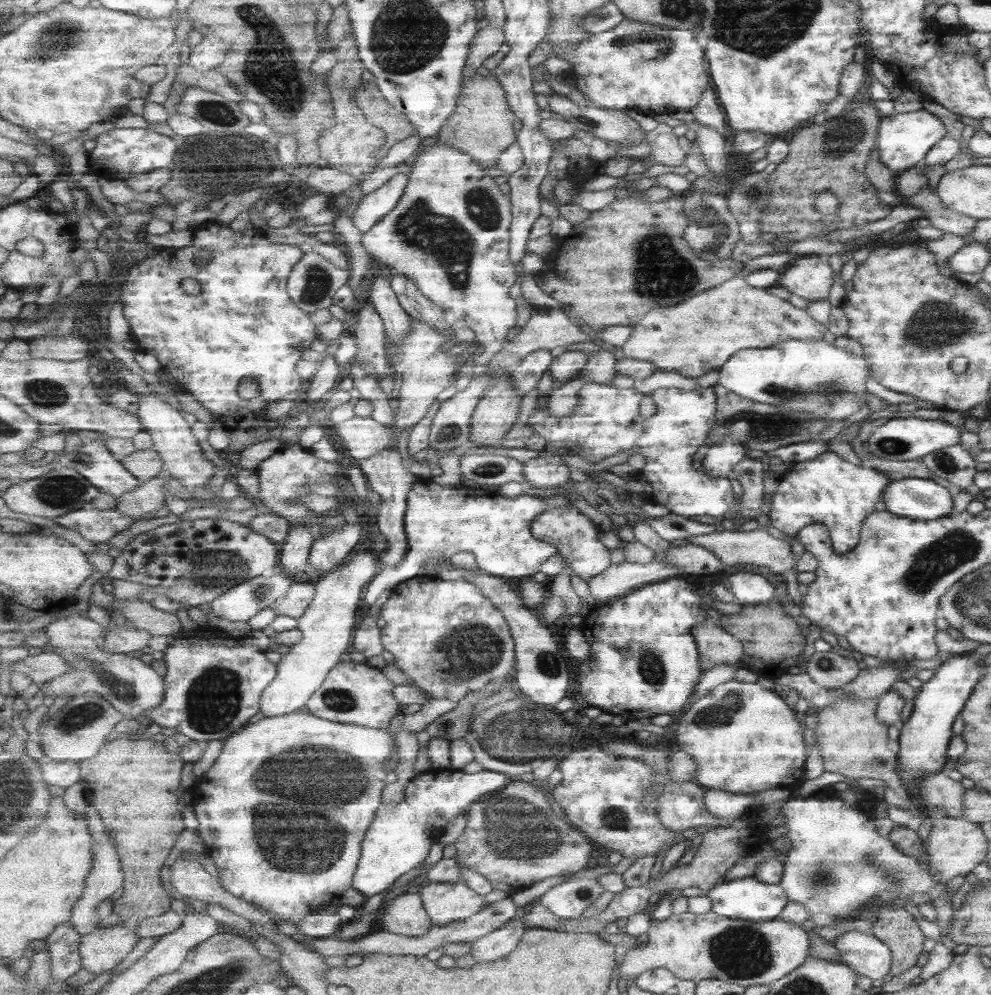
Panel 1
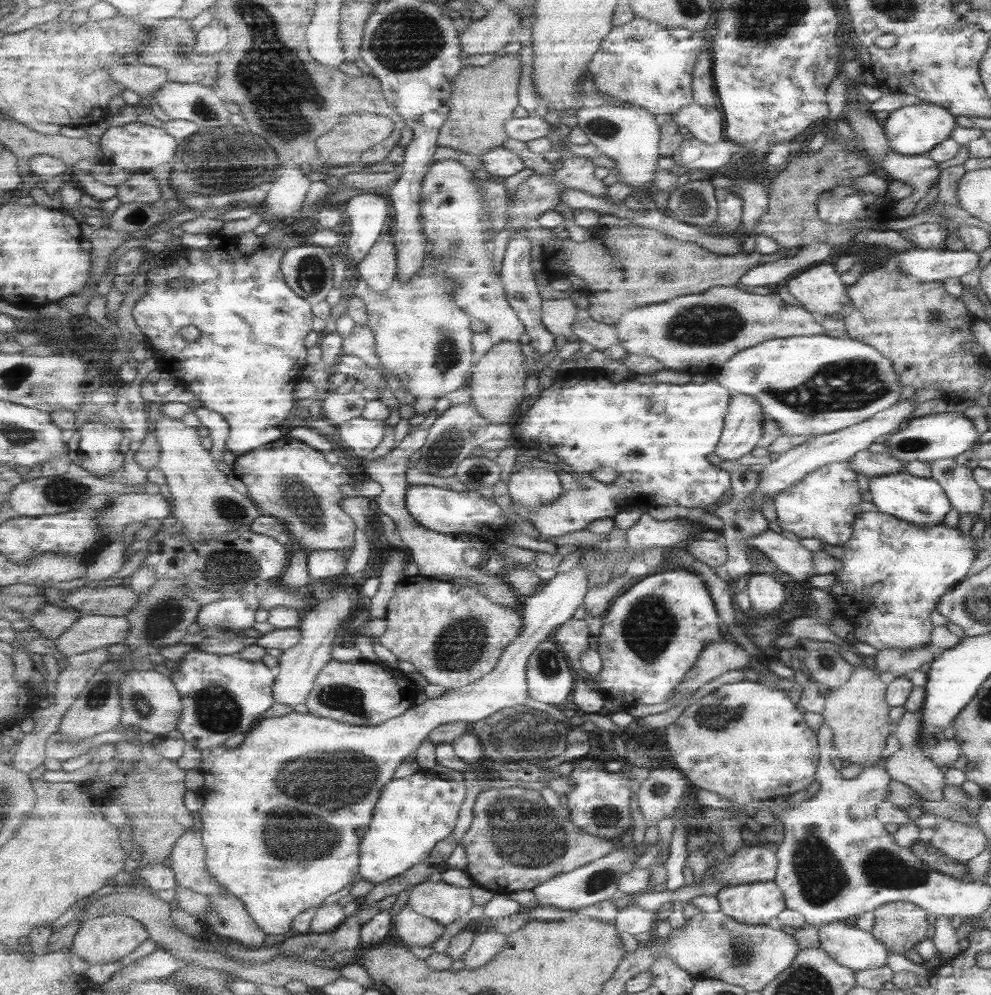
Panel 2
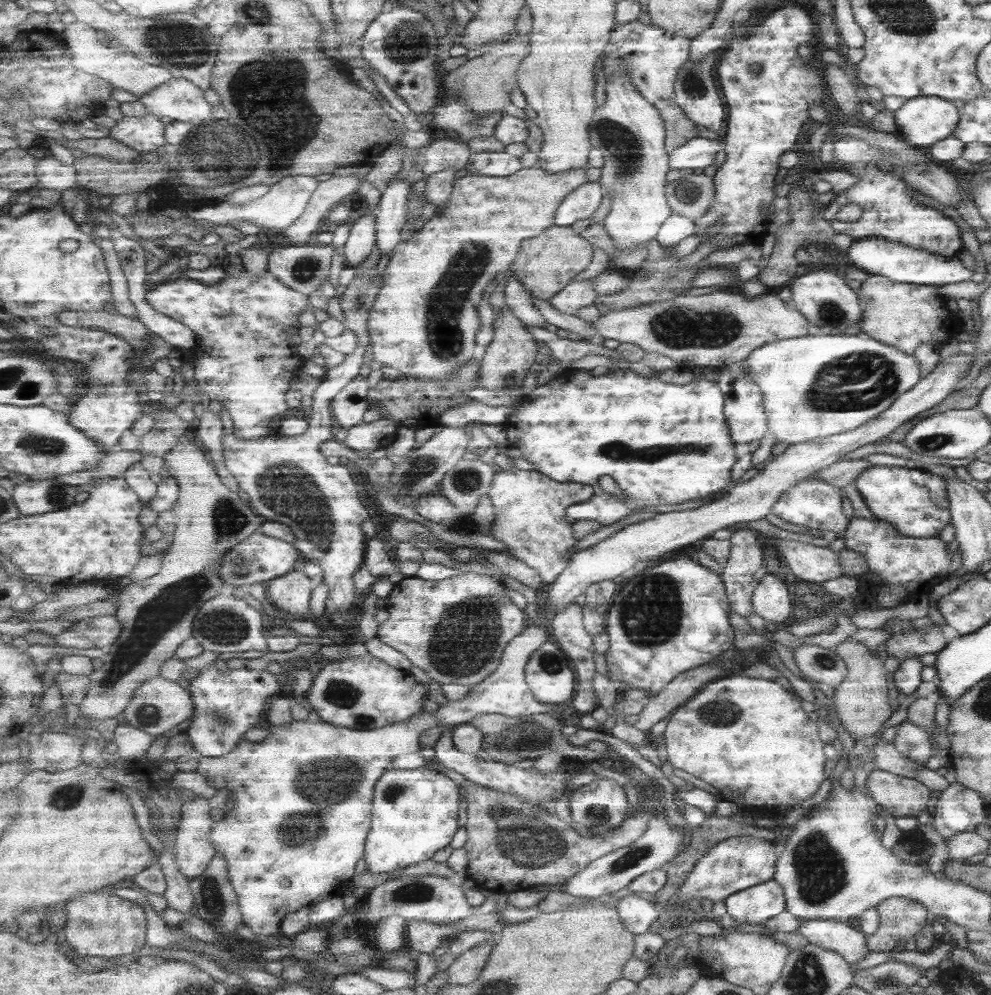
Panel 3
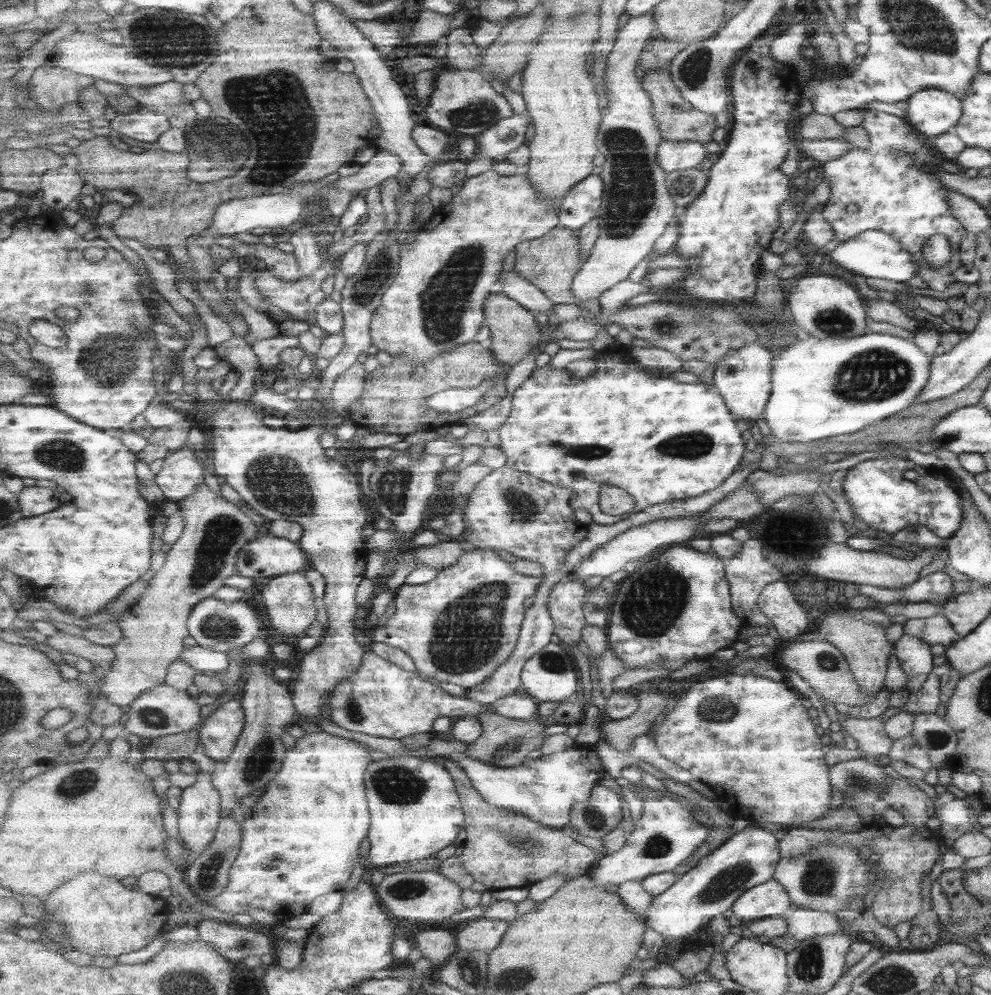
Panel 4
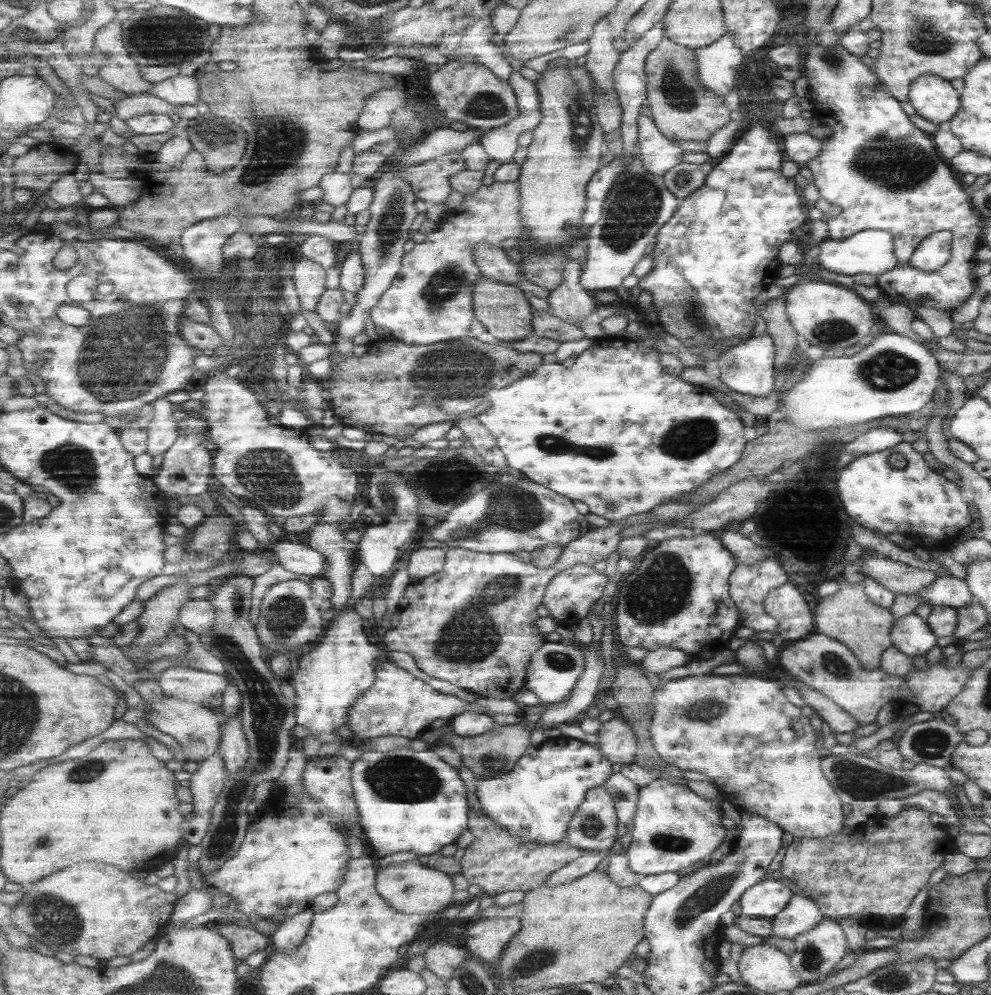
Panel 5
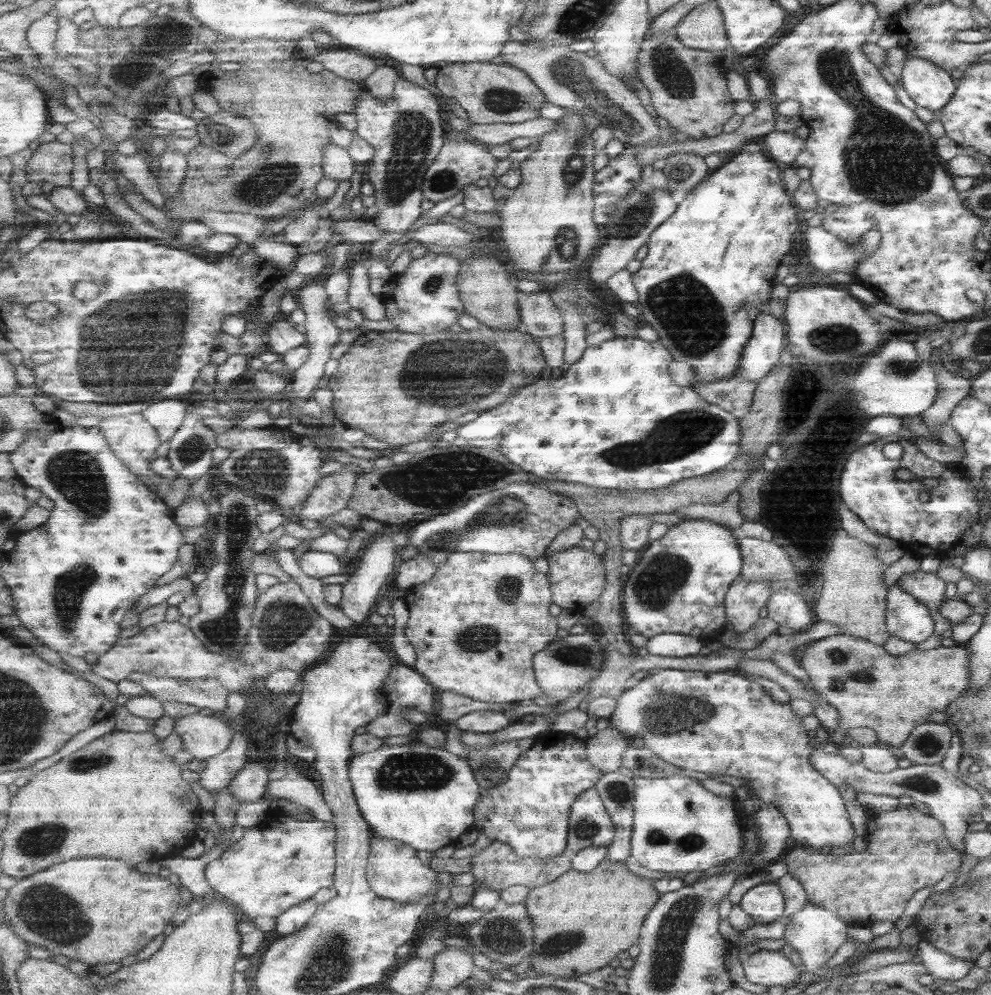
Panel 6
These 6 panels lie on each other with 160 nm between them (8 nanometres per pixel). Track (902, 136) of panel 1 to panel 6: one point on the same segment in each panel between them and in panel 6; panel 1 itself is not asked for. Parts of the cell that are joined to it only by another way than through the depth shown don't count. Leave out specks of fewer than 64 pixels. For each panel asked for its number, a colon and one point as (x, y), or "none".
2: (913, 130)
3: (920, 121)
4: (930, 112)
5: (933, 98)
6: (927, 86)

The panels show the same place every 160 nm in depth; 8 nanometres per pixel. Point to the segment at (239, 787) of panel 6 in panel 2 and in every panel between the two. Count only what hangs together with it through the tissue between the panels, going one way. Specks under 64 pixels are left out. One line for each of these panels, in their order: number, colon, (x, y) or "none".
2: (222, 695)
3: (227, 704)
4: (219, 735)
5: (235, 748)

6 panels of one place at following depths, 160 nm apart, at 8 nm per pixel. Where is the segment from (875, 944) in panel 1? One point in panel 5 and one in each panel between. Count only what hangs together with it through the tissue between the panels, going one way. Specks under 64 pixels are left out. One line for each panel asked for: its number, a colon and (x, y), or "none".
2: (855, 949)
3: (843, 938)
4: (804, 924)
5: (802, 914)

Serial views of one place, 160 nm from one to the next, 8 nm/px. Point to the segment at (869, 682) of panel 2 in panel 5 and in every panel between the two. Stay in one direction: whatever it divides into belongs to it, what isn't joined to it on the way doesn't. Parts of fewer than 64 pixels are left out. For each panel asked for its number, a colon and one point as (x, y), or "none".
3: (862, 702)
4: (863, 644)
5: (848, 616)

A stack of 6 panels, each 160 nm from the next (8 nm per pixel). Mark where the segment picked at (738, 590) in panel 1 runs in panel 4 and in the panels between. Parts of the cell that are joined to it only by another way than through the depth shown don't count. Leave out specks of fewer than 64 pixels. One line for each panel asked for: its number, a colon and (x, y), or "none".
2: (766, 594)
3: (772, 600)
4: (778, 601)

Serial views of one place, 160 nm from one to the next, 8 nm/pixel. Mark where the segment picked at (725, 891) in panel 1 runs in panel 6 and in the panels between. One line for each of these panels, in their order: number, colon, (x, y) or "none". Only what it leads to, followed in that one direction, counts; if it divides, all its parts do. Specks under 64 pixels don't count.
2: (757, 904)
3: (757, 905)
4: (766, 901)
5: (766, 900)
6: (765, 903)

